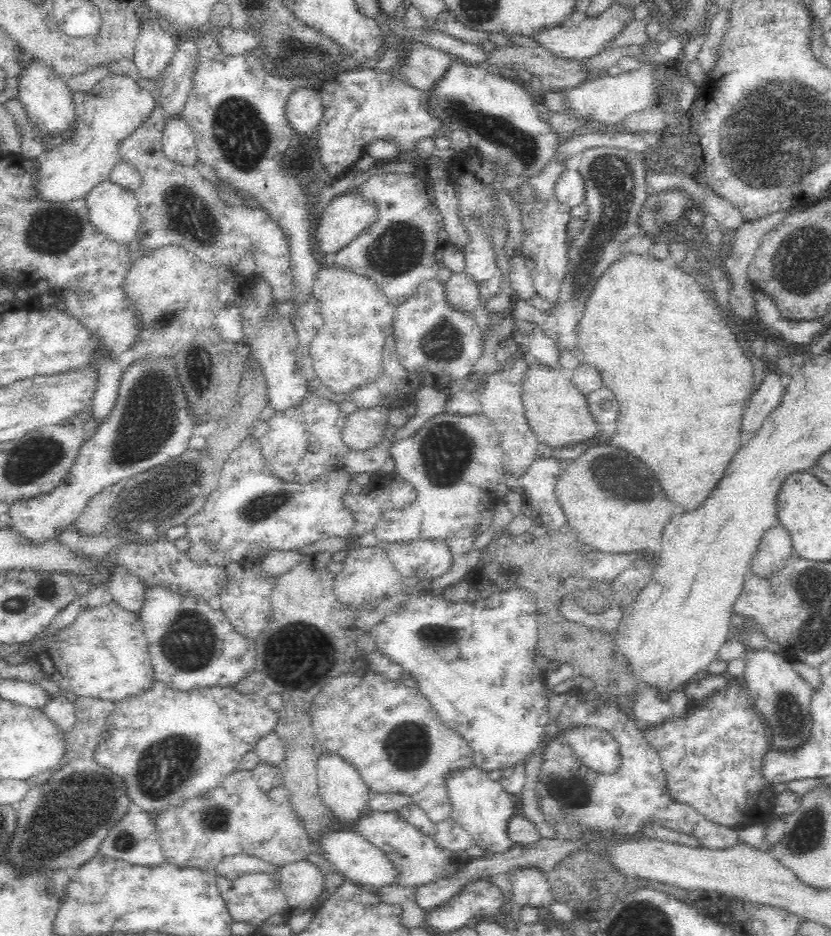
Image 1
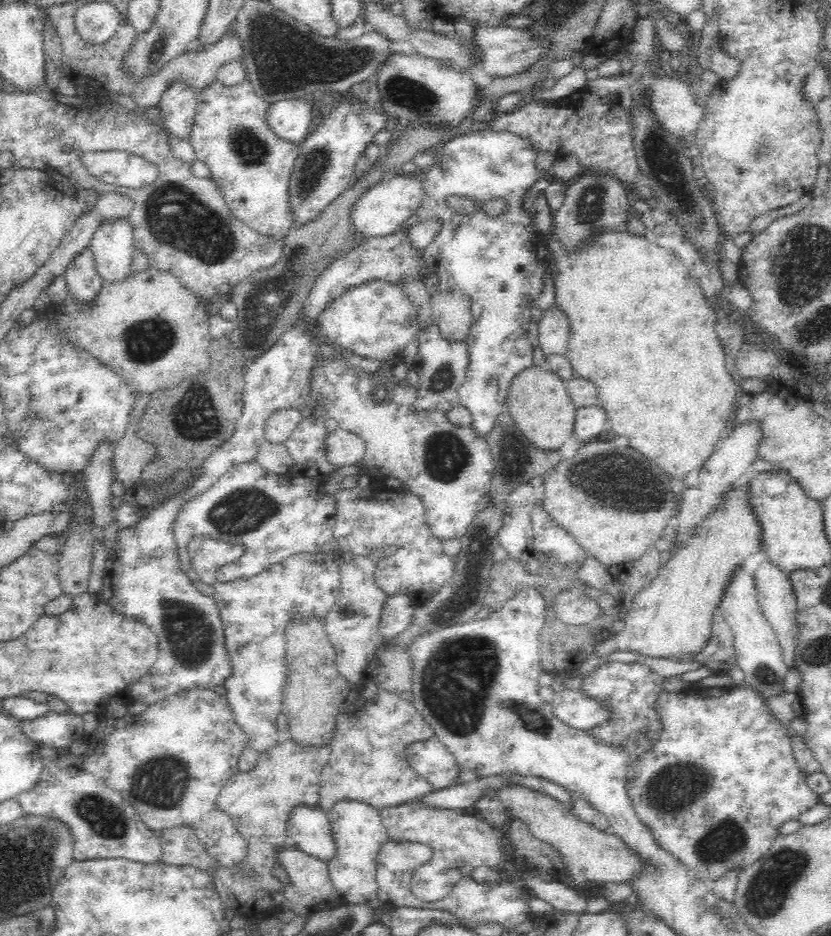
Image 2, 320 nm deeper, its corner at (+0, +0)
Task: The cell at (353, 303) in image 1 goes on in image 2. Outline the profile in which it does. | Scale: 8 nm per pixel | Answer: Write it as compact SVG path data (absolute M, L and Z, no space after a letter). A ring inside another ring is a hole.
M381 280L350 286L324 306L315 323L344 352L380 361L402 354L405 346L414 340L420 330L418 307L410 300L410 296L400 287Z

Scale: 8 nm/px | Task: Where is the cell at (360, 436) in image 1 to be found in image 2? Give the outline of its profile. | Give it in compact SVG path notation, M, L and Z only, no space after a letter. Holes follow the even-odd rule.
M338 426L326 439L328 461L338 468L361 462L366 447L365 440L358 433Z

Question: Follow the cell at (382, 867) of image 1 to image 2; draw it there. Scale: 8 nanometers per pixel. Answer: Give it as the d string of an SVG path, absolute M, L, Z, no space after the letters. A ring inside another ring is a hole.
M318 806L296 807L288 819L287 838L298 850L328 863L337 853L337 844L327 814Z

